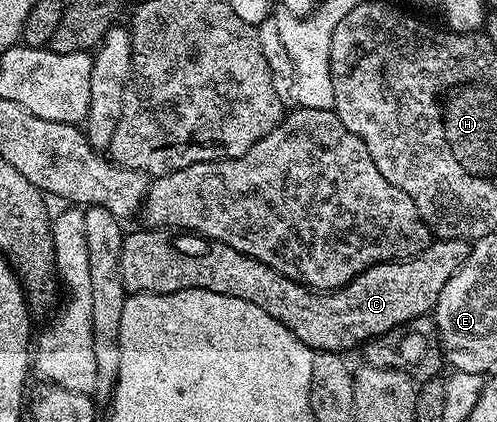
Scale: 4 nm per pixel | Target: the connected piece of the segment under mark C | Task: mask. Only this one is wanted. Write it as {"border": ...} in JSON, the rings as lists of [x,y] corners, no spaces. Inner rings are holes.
{"border":[[[143,227],[140,233],[128,232],[123,238],[121,247],[121,279],[128,294],[133,293],[173,293],[200,289],[213,291],[217,295],[229,295],[233,299],[245,299],[245,303],[253,303],[253,307],[261,307],[265,315],[273,315],[301,343],[308,345],[312,351],[342,354],[343,349],[355,349],[380,337],[390,329],[398,329],[400,325],[415,317],[430,314],[441,295],[441,287],[449,283],[449,279],[465,263],[471,253],[471,245],[457,239],[435,239],[423,252],[407,261],[386,261],[366,269],[357,275],[342,289],[316,291],[308,289],[299,281],[283,277],[273,267],[245,255],[241,251],[233,251],[225,243],[210,241],[198,233],[168,231]]]}

